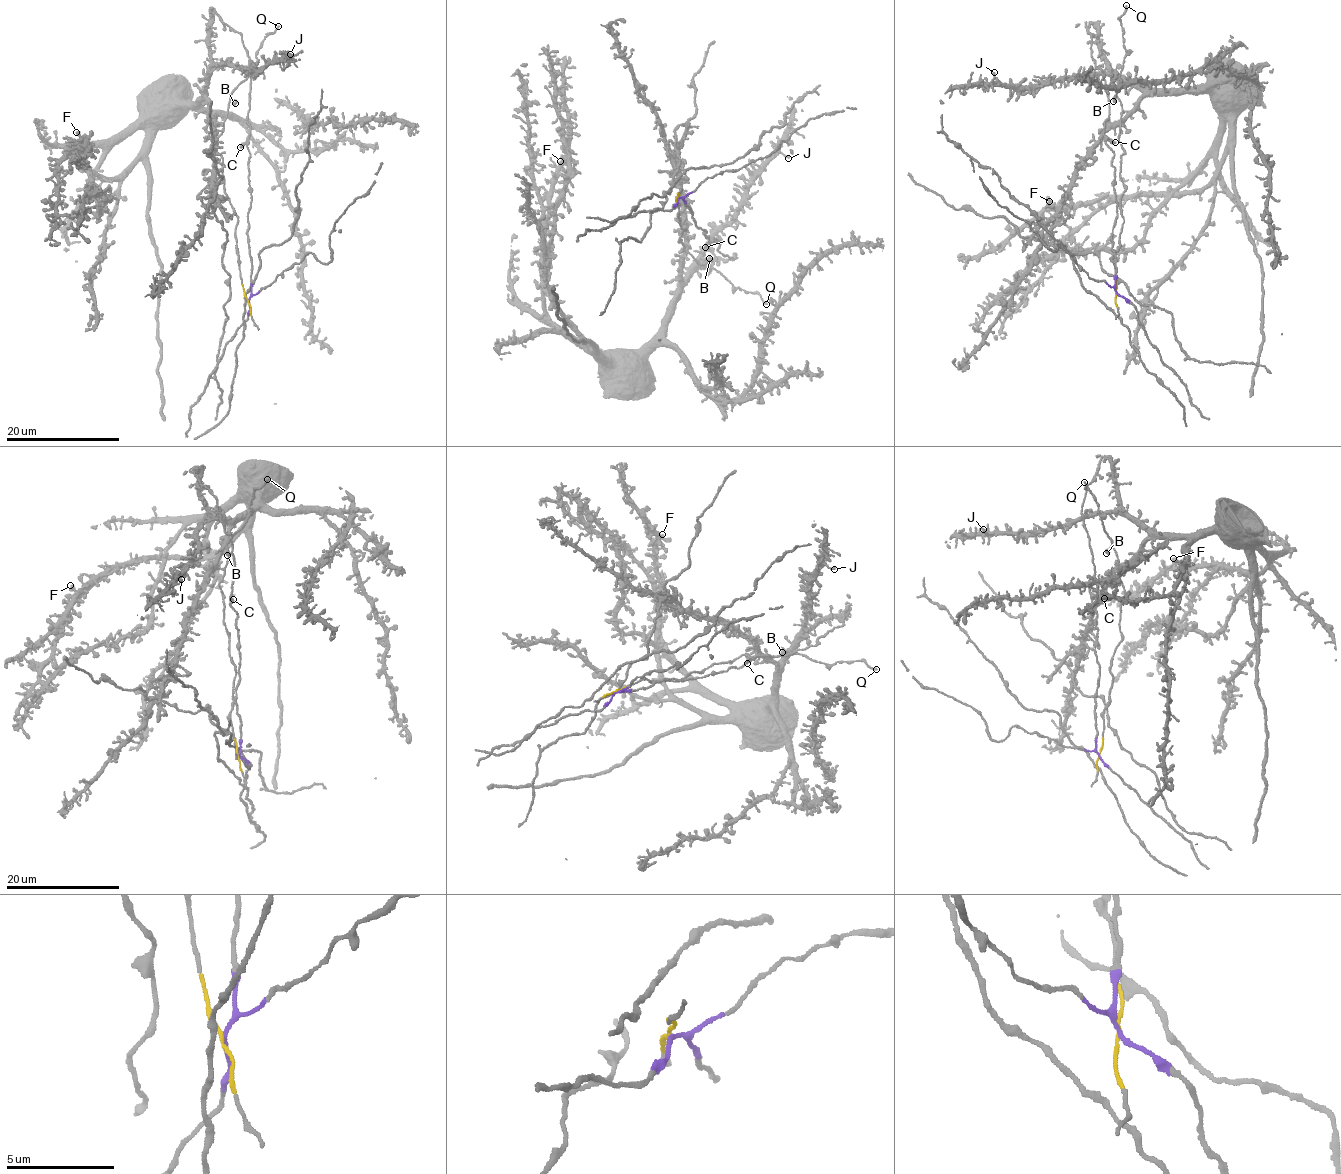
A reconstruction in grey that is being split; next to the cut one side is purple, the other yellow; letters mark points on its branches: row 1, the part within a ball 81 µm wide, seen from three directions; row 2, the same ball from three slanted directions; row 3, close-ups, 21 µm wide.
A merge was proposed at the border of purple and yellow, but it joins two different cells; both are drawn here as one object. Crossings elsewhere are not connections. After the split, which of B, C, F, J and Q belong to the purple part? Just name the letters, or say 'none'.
C, F, J

